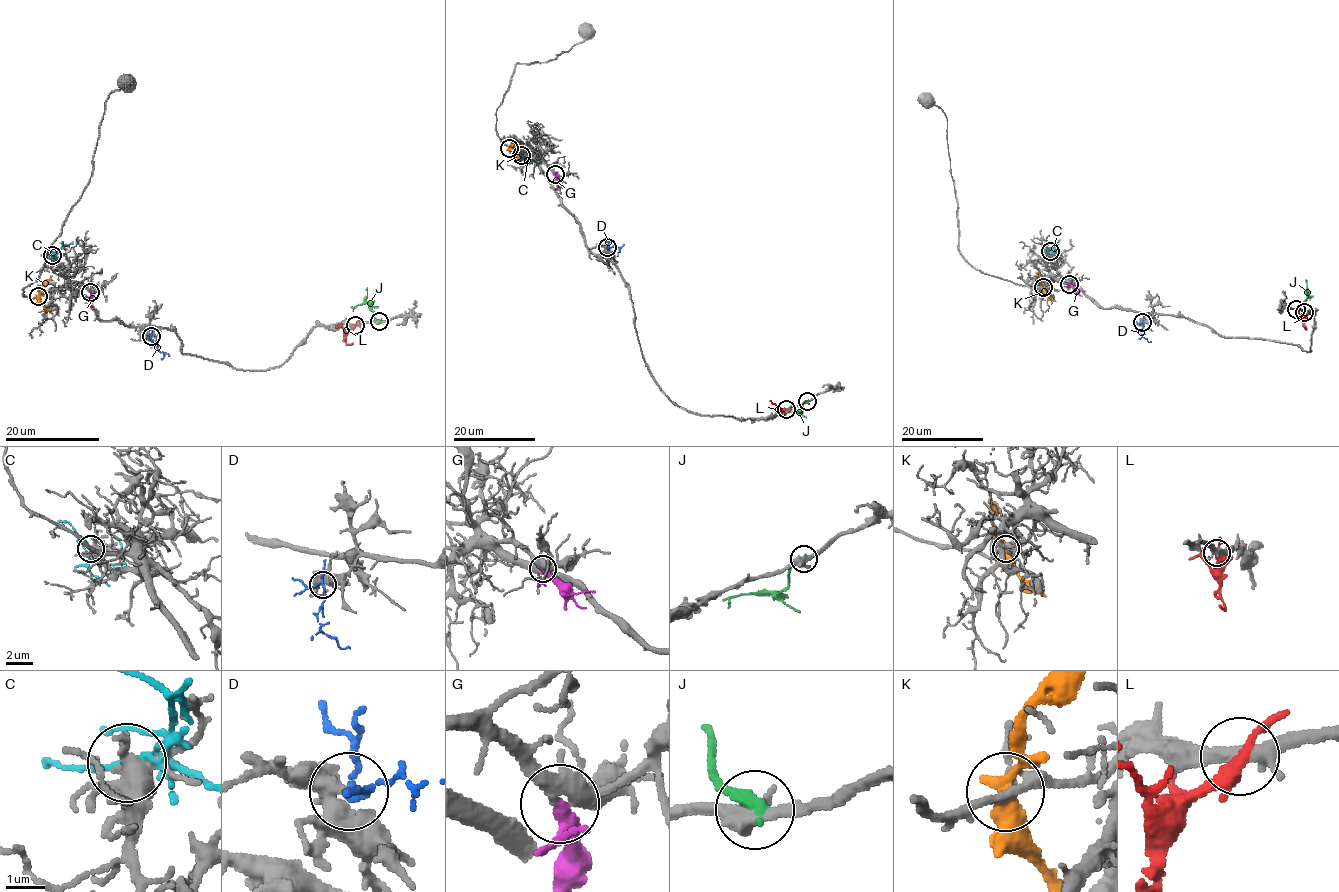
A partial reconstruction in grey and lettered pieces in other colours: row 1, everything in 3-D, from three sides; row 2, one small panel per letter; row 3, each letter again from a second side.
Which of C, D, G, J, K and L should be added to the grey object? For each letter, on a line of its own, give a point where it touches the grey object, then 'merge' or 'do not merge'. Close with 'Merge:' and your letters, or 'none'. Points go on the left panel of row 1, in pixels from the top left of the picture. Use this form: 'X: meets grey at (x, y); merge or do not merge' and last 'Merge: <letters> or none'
C: meets grey at (52, 255); do not merge
D: meets grey at (151, 336); do not merge
G: meets grey at (90, 292); merge
J: meets grey at (379, 321); do not merge
K: meets grey at (38, 296); do not merge
L: meets grey at (355, 325); do not merge
Merge: G

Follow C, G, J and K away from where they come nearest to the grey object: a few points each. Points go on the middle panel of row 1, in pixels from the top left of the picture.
C: (522, 155), (539, 164)
G: (555, 174), (556, 190)
J: (807, 401), (800, 411), (784, 415)
K: (509, 148), (511, 144), (521, 142)

